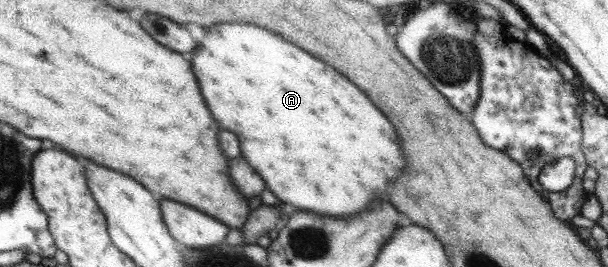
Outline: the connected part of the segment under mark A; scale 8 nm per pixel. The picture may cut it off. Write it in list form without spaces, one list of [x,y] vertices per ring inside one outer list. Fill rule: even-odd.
[[[252,24],[210,26],[198,48],[202,50],[192,51],[189,63],[214,122],[222,130],[236,134],[242,158],[256,170],[278,202],[288,209],[347,217],[361,213],[374,201],[386,201],[386,184],[402,168],[398,142],[388,120],[354,84],[304,50],[284,42],[278,34]]]

